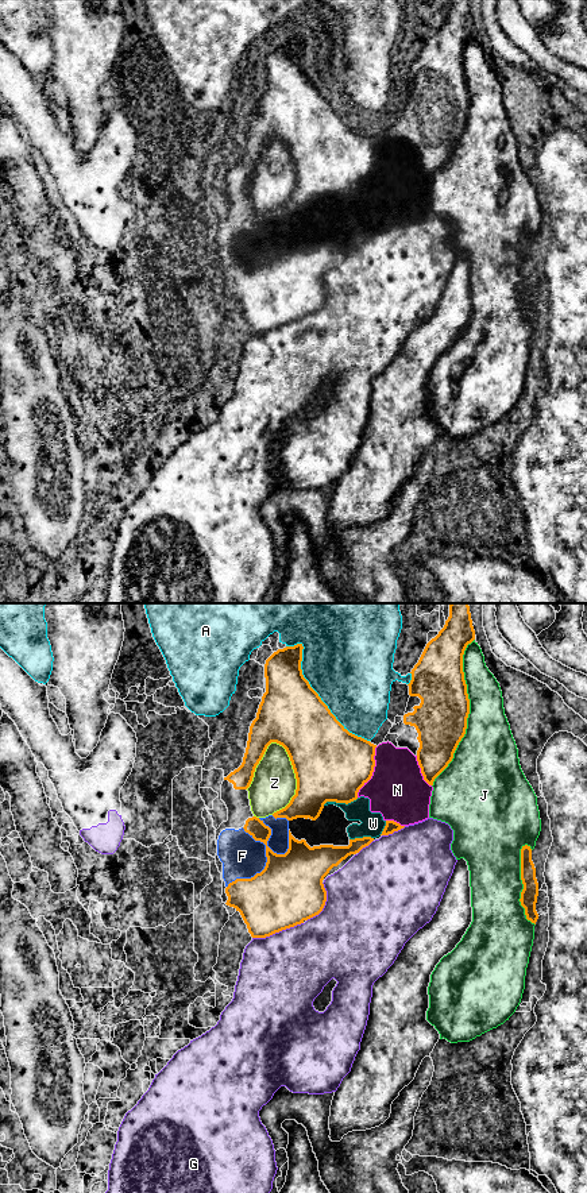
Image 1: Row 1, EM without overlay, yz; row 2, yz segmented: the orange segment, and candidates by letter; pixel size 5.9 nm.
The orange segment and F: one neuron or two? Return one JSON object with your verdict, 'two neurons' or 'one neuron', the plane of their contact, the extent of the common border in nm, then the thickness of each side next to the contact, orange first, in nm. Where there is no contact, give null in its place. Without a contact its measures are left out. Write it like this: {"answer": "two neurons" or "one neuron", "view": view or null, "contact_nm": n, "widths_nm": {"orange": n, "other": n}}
{"answer": "two neurons", "view": "yz", "contact_nm": 500, "widths_nm": {"orange": 400, "other": 240}}

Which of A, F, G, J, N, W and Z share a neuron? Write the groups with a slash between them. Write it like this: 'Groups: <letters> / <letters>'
Groups: A / F N W / G / J / Z

